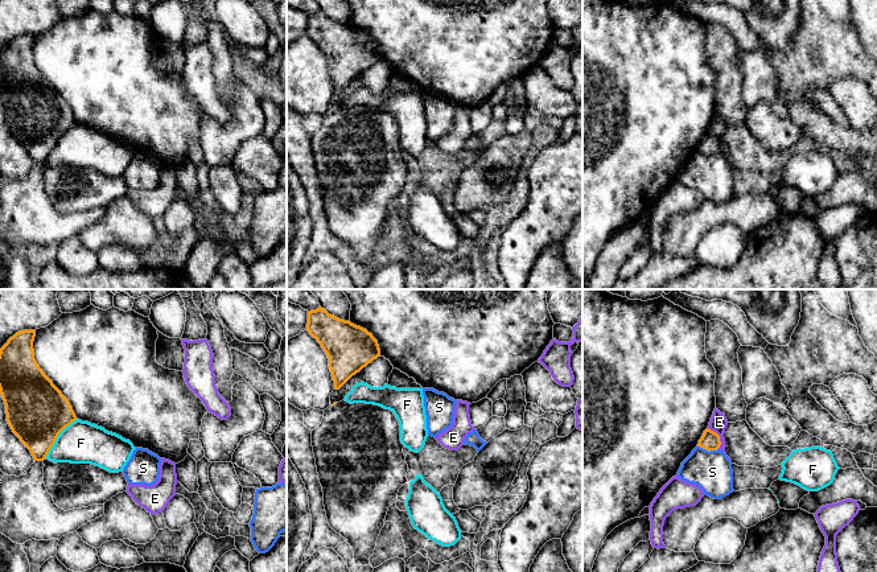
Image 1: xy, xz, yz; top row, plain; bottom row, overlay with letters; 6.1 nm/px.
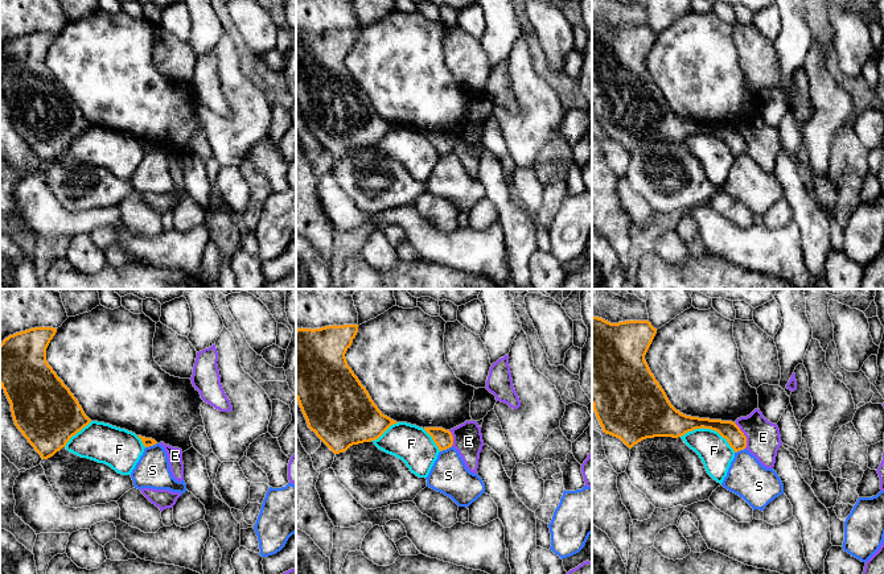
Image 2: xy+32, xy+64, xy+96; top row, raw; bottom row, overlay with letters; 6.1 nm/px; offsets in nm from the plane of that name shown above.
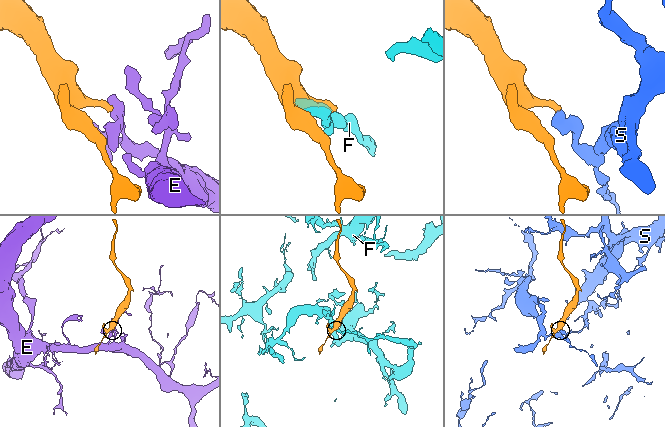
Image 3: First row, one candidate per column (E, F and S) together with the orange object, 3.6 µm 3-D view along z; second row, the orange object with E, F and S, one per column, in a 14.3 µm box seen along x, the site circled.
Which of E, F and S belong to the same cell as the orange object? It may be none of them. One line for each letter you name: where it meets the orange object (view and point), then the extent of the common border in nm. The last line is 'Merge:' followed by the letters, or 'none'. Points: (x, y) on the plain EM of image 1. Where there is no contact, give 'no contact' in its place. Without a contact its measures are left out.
Merge: none

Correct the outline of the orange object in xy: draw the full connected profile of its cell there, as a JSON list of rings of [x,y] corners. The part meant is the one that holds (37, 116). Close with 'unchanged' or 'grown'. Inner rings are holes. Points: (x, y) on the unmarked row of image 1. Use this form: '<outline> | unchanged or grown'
[[[36,34],[16,37],[0,53],[0,98],[12,136],[30,155],[34,165],[44,165],[58,139],[77,124],[69,104],[44,78],[34,63]]] | unchanged

